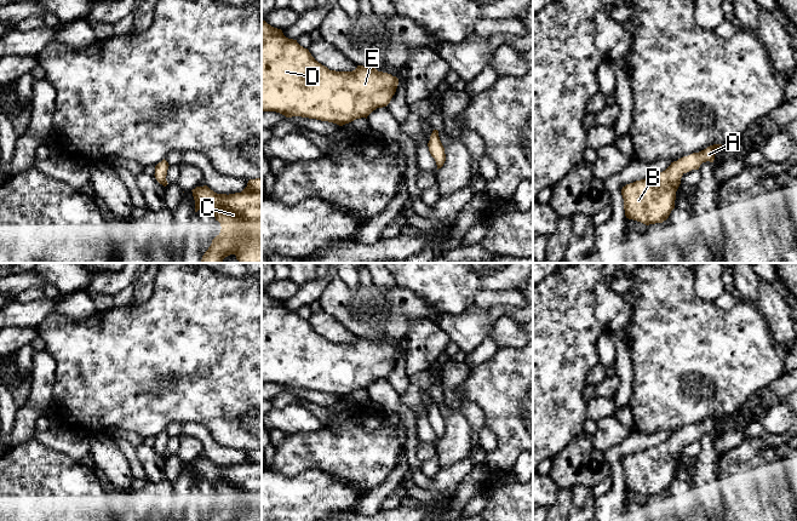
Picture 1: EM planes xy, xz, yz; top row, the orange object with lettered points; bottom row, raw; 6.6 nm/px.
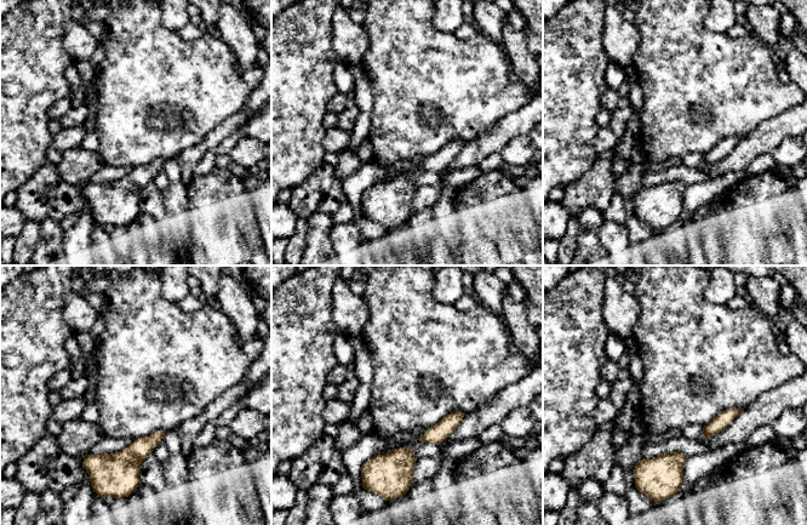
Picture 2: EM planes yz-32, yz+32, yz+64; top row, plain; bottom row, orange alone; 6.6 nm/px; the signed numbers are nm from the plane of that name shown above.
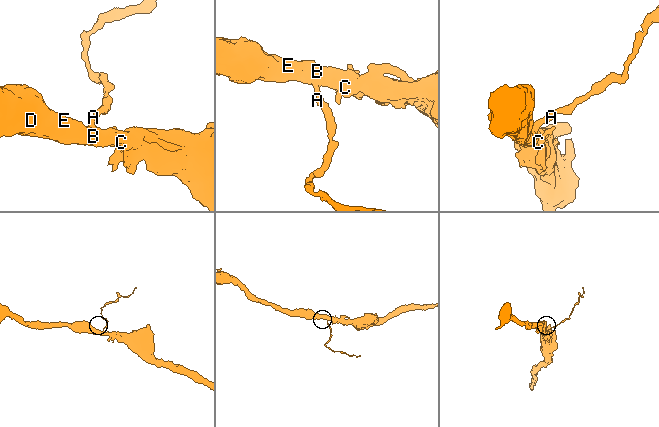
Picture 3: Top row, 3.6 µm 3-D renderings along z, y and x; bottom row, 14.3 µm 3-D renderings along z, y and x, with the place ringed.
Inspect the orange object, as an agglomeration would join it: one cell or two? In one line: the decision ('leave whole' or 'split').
leave whole

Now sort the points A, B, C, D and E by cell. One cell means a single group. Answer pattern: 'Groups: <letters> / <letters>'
Groups: A B C D E

